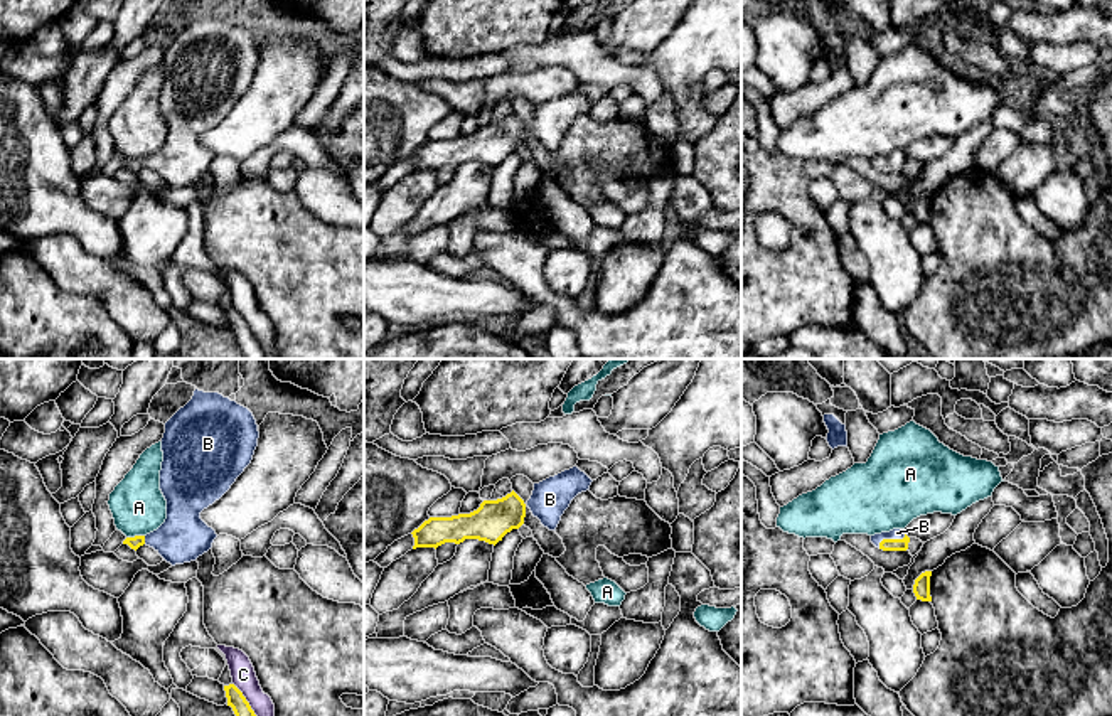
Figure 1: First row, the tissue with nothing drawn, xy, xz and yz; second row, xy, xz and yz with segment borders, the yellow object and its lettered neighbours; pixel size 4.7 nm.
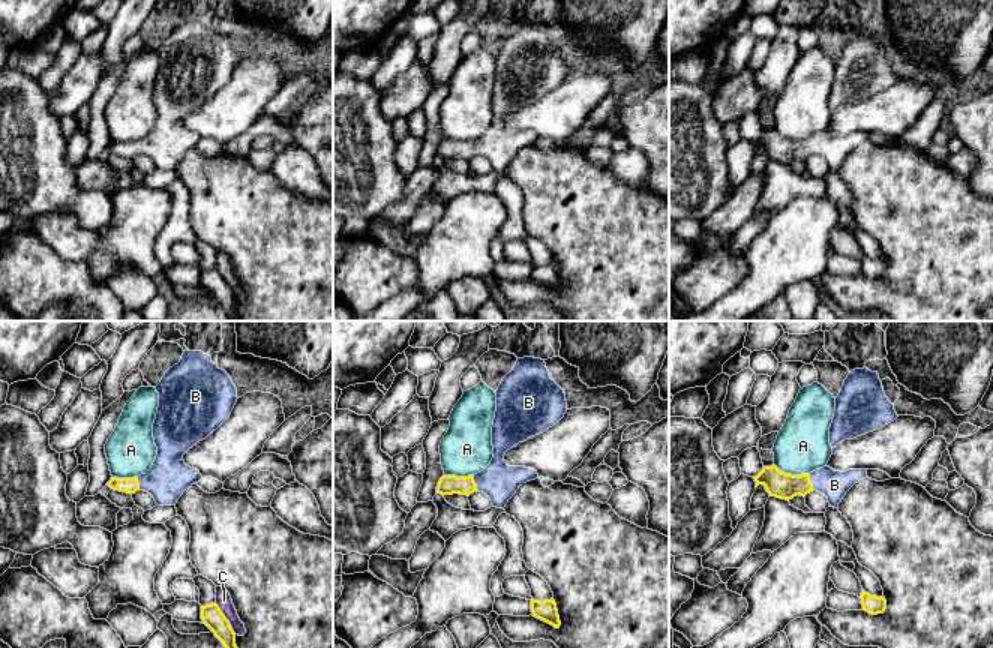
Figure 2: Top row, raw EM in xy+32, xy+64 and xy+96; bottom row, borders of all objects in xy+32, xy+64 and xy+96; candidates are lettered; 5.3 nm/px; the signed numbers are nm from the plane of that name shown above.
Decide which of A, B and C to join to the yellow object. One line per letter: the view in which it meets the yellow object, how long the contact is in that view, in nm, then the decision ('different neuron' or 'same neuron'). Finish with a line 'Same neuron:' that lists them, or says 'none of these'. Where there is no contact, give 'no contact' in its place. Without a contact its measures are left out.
A: xy | 90 nm | different neuron
B: yz | 150 nm | same neuron
C: xy | 200 nm | different neuron
Same neuron: B

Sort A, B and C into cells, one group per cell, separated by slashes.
A / B / C

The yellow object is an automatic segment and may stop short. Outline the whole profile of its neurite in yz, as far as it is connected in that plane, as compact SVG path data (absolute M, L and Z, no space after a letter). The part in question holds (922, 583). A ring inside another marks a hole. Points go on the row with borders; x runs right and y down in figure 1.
M925 571L915 580L913 593L915 593L917 600L932 601L930 576L932 576L932 571Z

